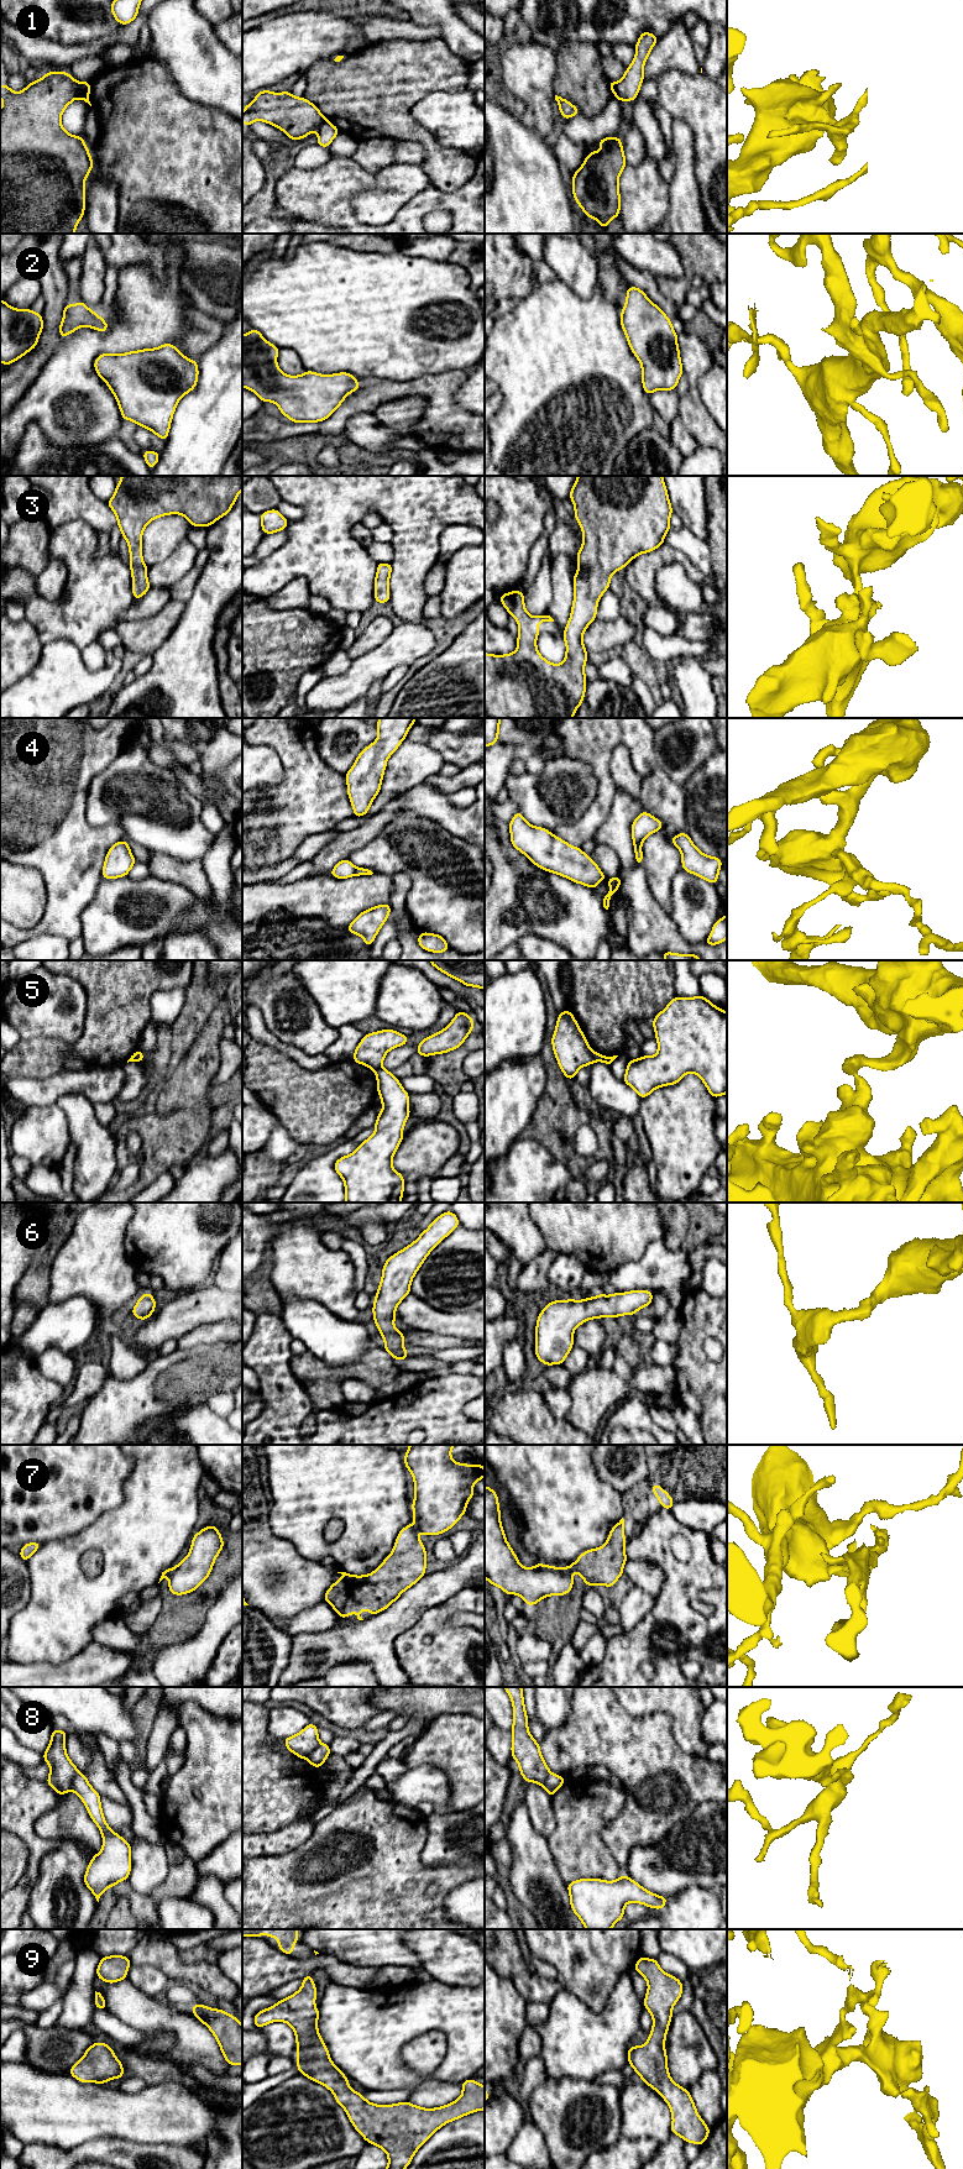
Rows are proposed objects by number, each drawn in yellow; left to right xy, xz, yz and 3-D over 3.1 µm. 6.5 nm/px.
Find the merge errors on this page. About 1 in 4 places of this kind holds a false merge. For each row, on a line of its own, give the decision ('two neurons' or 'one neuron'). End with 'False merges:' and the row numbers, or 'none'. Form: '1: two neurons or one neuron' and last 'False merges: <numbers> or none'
1: two neurons
2: one neuron
3: one neuron
4: one neuron
5: two neurons
6: one neuron
7: two neurons
8: two neurons
9: one neuron
False merges: 1, 5, 7, 8

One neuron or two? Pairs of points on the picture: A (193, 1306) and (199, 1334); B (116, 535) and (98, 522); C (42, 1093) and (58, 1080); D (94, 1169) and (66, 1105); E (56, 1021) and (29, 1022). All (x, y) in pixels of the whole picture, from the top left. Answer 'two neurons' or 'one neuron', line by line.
A: two neurons
B: two neurons
C: one neuron
D: one neuron
E: one neuron

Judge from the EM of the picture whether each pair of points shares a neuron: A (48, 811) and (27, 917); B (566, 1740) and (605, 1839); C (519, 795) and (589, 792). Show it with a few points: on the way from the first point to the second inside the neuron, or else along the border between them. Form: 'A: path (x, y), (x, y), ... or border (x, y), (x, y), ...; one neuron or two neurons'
A: border (12, 863), (33, 866), (46, 886), (47, 897); two neurons
B: path (606, 1743), (655, 1792), (655, 1812), (644, 1813); one neuron
C: path (538, 811), (540, 813), (572, 813), (575, 811); one neuron

